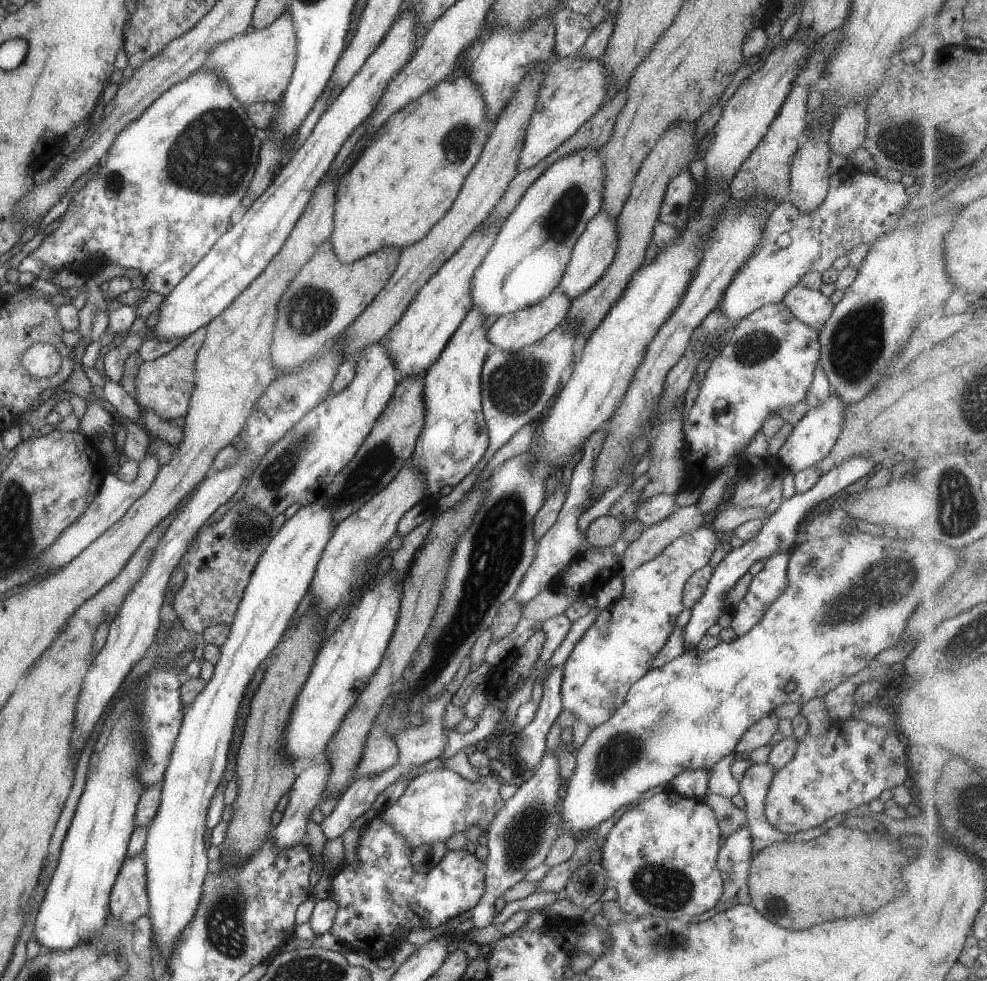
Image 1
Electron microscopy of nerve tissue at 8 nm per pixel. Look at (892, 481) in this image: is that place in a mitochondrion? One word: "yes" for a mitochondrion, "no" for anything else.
no

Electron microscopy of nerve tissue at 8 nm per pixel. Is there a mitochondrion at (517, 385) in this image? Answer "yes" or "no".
yes

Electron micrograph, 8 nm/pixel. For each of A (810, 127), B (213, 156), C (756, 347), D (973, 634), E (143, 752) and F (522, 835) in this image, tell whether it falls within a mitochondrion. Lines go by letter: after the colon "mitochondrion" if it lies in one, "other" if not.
A: other
B: mitochondrion
C: mitochondrion
D: mitochondrion
E: other
F: mitochondrion

